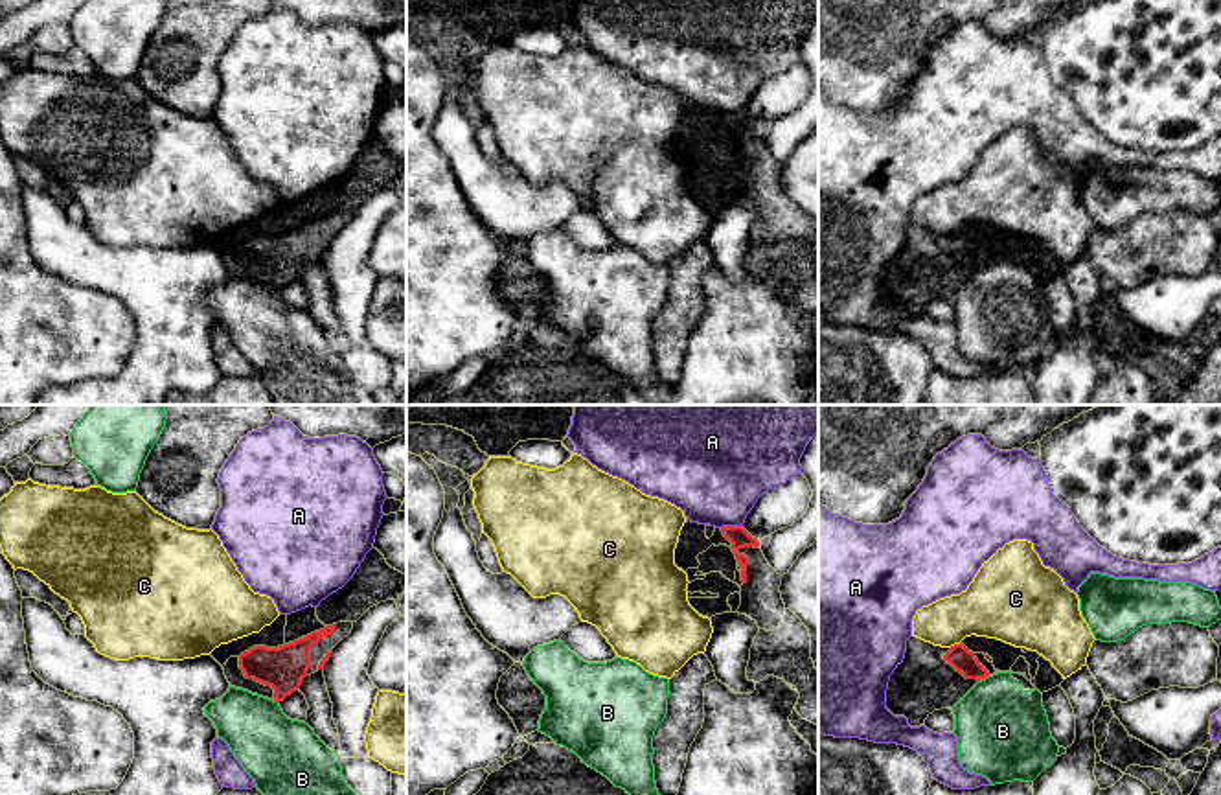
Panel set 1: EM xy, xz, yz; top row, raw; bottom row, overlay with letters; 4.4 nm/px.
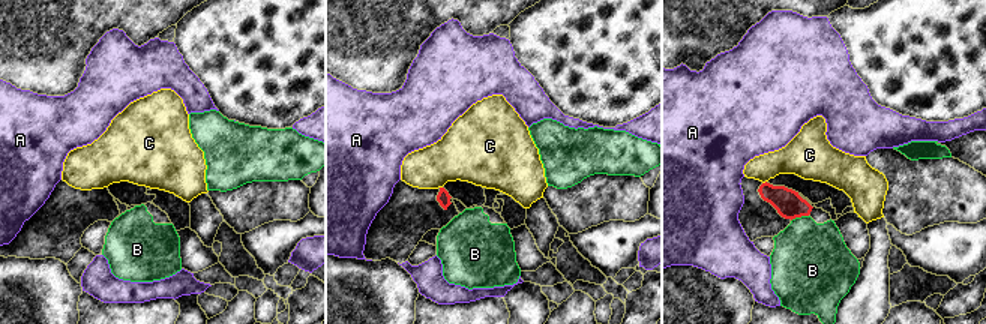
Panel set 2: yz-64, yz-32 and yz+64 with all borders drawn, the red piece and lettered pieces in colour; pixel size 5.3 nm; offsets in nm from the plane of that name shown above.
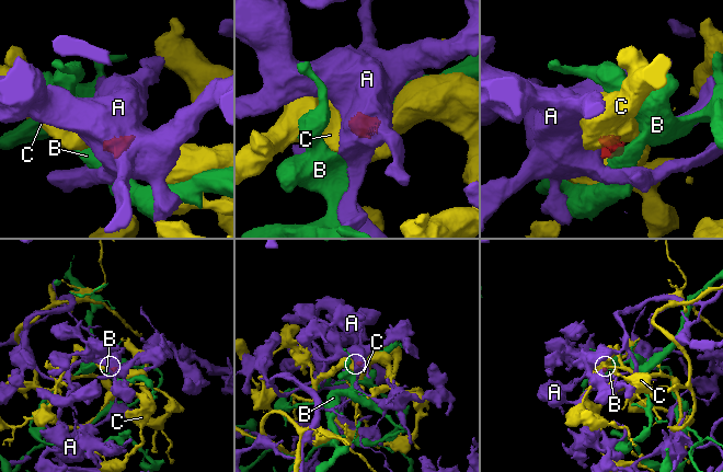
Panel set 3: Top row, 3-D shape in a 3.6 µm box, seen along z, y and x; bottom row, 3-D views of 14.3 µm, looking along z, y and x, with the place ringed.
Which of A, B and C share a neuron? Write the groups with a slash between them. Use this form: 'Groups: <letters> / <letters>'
Groups: A / B / C

